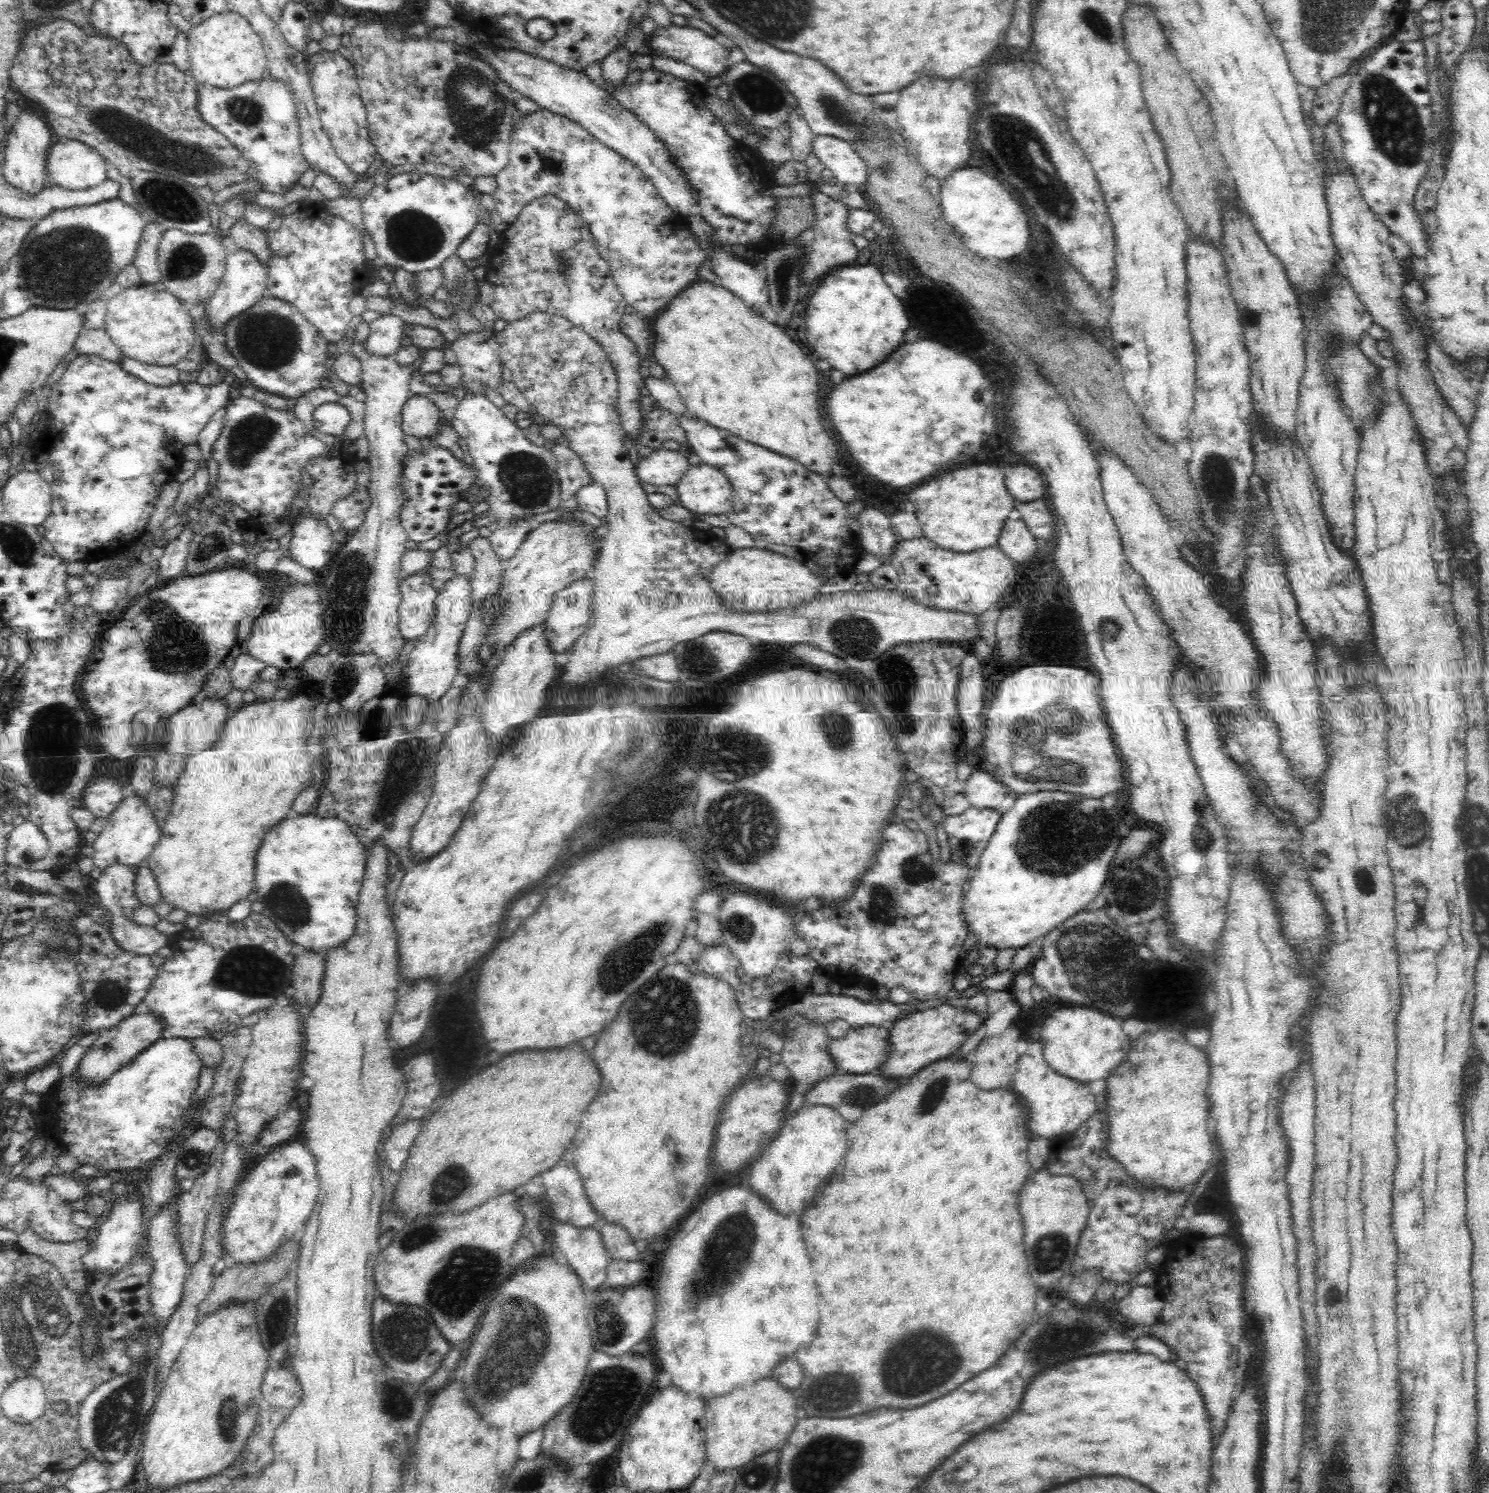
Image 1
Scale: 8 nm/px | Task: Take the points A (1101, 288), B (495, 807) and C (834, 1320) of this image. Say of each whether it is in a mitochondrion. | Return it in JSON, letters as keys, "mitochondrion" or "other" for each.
{"A":"other","B":"other","C":"other"}

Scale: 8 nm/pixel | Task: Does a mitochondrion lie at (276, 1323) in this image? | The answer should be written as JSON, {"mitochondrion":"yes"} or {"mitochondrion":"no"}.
{"mitochondrion":"yes"}

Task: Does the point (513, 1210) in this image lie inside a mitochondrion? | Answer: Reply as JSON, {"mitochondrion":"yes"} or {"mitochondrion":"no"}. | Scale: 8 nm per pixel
{"mitochondrion":"no"}

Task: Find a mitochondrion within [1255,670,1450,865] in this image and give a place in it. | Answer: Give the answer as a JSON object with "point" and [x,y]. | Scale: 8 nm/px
{"point":[1412,824]}

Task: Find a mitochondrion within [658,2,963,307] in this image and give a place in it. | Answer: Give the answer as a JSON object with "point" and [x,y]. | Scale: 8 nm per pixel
{"point":[757,88]}

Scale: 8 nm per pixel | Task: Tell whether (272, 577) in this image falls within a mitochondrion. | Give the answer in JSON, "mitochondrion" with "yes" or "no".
{"mitochondrion":"no"}

